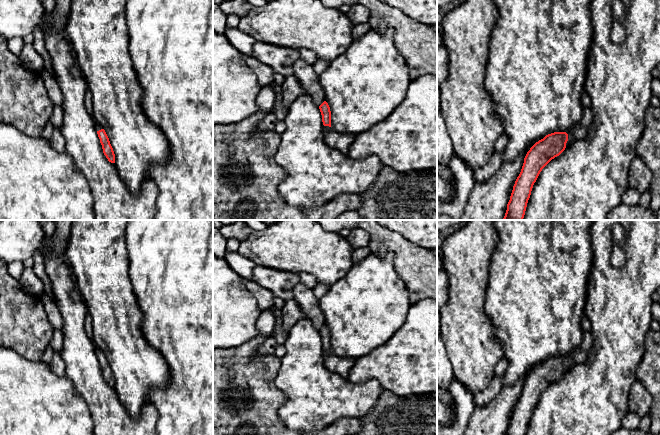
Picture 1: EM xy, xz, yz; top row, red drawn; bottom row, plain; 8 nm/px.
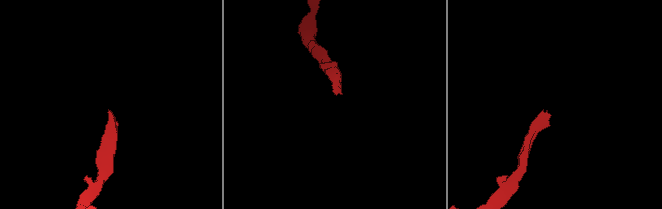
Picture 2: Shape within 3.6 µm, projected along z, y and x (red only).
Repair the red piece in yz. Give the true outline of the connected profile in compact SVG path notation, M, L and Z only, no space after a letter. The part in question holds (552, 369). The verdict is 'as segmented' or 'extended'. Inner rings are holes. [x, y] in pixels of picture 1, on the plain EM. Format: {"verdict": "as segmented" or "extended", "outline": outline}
{"verdict": "extended", "outline": "M583 332L581 344L566 356L554 356L536 366L527 376L506 435L526 435L534 407L542 393L572 366L584 363L594 343L590 332Z"}

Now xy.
{"verdict": "extended", "outline": "M98 347L95 348L95 353L100 363L104 379L106 380L109 386L115 387L115 378L105 354Z"}

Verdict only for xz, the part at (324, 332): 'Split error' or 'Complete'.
Split error

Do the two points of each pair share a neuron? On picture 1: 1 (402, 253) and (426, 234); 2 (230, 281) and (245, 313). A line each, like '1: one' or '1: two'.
1: two
2: one

